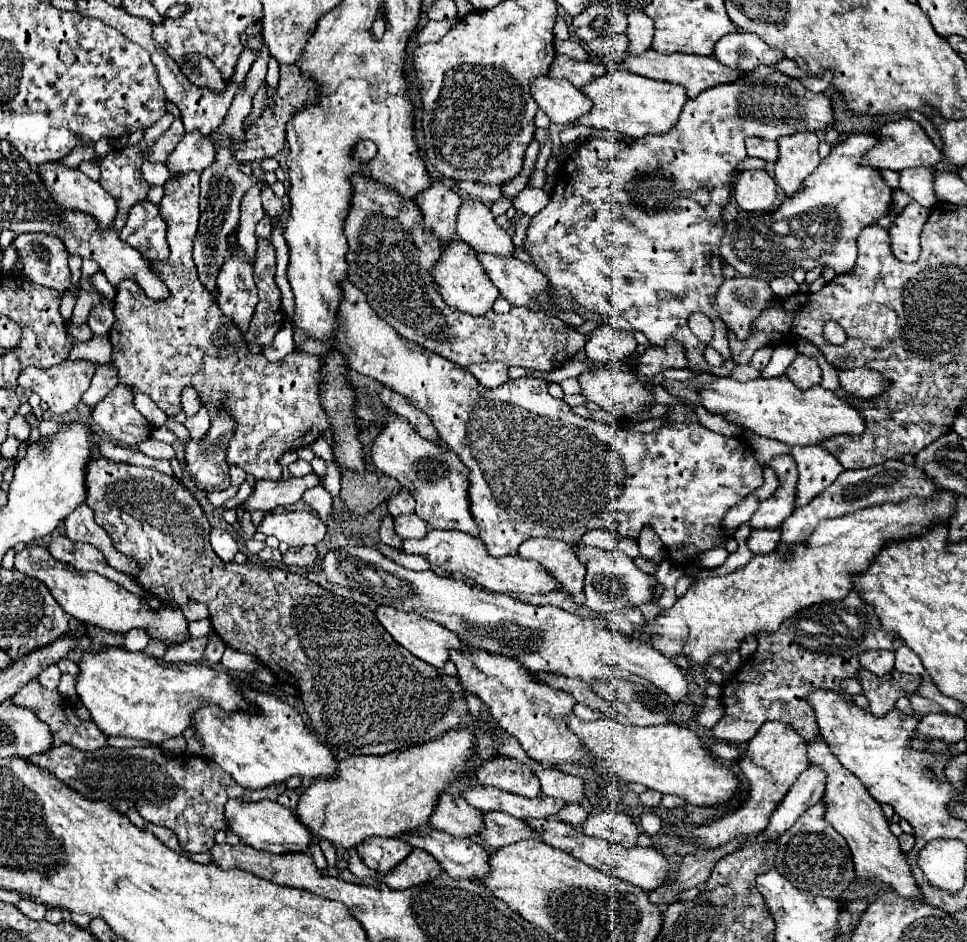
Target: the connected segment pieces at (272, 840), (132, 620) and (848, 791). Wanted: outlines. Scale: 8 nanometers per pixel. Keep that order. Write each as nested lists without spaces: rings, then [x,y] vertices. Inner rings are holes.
[[[228,800],[226,804],[226,820],[228,828],[242,838],[244,844],[250,844],[252,848],[266,850],[272,854],[292,854],[292,852],[306,852],[310,844],[314,842],[312,832],[298,820],[296,812],[290,808],[284,808],[278,802],[262,800],[256,804],[246,804],[242,800]]]
[[[28,546],[16,553],[14,568],[20,572],[26,572],[28,576],[36,580],[42,580],[50,588],[56,602],[64,608],[64,612],[84,622],[86,626],[96,626],[96,628],[118,632],[118,634],[126,634],[132,628],[142,628],[148,632],[152,640],[164,642],[166,646],[184,644],[190,638],[186,618],[178,608],[162,606],[158,612],[154,612],[148,608],[148,604],[144,604],[140,596],[120,588],[118,584],[112,584],[112,580],[104,580],[104,576],[96,576],[96,572],[88,572],[88,574],[72,572],[68,564],[56,562],[46,548]]]
[[[822,736],[816,742],[808,744],[808,758],[812,764],[820,764],[826,770],[826,792],[824,792],[824,802],[826,802],[826,816],[828,824],[834,826],[848,842],[848,848],[852,852],[852,862],[856,870],[856,880],[868,880],[872,886],[860,888],[858,882],[852,884],[852,890],[856,892],[856,900],[862,898],[872,898],[880,890],[892,890],[902,898],[908,900],[922,900],[924,894],[920,892],[912,868],[906,860],[906,854],[900,850],[898,838],[890,832],[890,824],[882,814],[880,804],[876,804],[870,794],[862,788],[862,784],[852,776],[838,760],[832,756],[830,748],[822,742]]]

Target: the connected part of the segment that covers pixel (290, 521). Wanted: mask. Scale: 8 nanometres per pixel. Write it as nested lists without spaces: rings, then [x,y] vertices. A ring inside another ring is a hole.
[[[284,512],[284,514],[266,514],[264,522],[258,526],[258,532],[266,536],[276,536],[288,546],[318,546],[324,540],[326,524],[308,512]]]

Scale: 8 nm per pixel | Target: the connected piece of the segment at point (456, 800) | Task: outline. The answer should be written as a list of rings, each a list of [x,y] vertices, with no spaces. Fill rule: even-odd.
[[[446,794],[440,798],[440,808],[432,814],[430,826],[452,836],[472,838],[484,828],[484,814],[472,808],[464,798]]]

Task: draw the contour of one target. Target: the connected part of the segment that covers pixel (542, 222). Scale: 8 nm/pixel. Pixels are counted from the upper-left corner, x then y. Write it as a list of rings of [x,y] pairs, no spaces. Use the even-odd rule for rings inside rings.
[[[756,68],[756,72],[744,74],[736,84],[708,88],[708,92],[702,92],[696,100],[688,100],[676,126],[666,134],[648,134],[620,144],[604,138],[584,140],[558,168],[550,204],[532,216],[528,226],[524,250],[552,284],[552,292],[540,296],[540,302],[552,302],[562,310],[574,310],[574,304],[578,302],[588,312],[620,316],[628,320],[634,330],[644,332],[650,344],[664,344],[664,340],[676,336],[676,340],[688,348],[688,362],[692,370],[730,376],[734,362],[726,342],[726,324],[716,314],[712,296],[724,282],[718,246],[726,222],[720,212],[730,202],[736,166],[746,158],[744,140],[748,136],[778,140],[780,136],[804,130],[820,132],[828,128],[830,122],[832,104],[824,94],[806,92],[800,82],[776,72],[776,68]],[[698,188],[706,188],[710,192],[712,200],[708,206],[700,206],[694,200],[680,196],[682,190]],[[658,290],[670,290],[674,296],[670,300],[660,300],[656,296]],[[692,312],[702,312],[712,320],[716,330],[712,336],[712,348],[722,354],[722,366],[714,368],[704,360],[706,344],[700,342],[688,328],[688,316]]]

